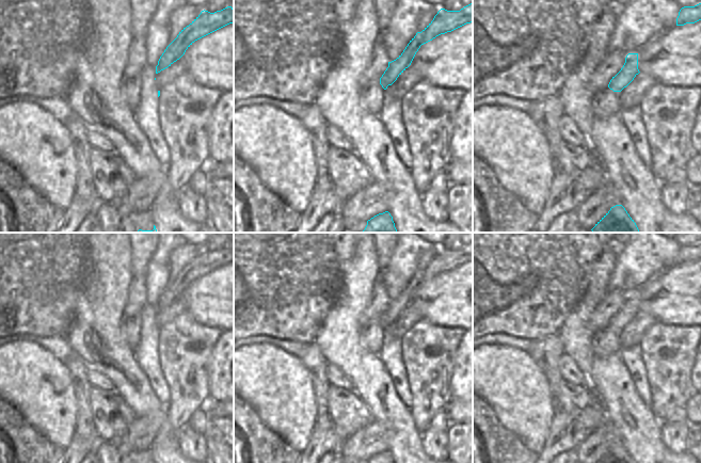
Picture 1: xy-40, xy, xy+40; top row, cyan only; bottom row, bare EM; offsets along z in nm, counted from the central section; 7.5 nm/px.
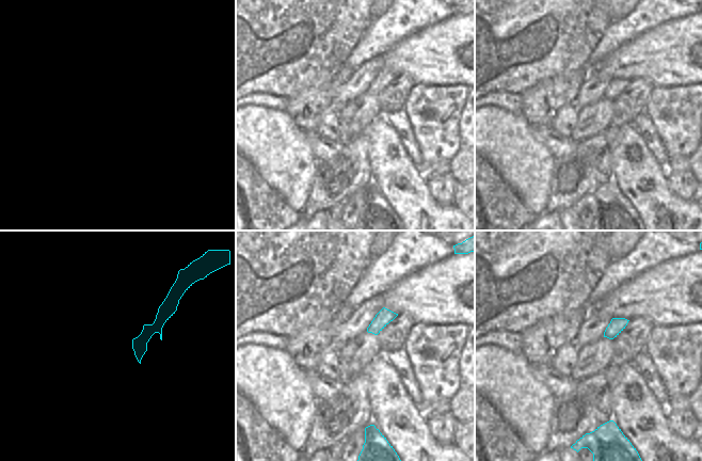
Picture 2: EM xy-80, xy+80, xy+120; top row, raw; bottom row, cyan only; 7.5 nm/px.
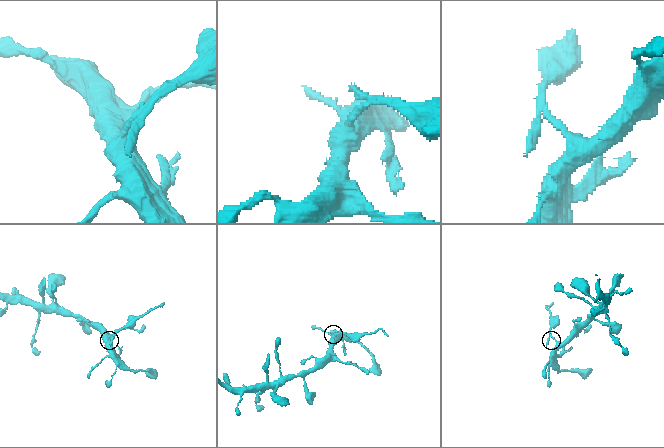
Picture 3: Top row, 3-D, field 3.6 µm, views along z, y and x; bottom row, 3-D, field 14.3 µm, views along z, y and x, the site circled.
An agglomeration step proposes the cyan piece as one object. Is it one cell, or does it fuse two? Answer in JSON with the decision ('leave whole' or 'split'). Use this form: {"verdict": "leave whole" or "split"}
{"verdict": "split"}

